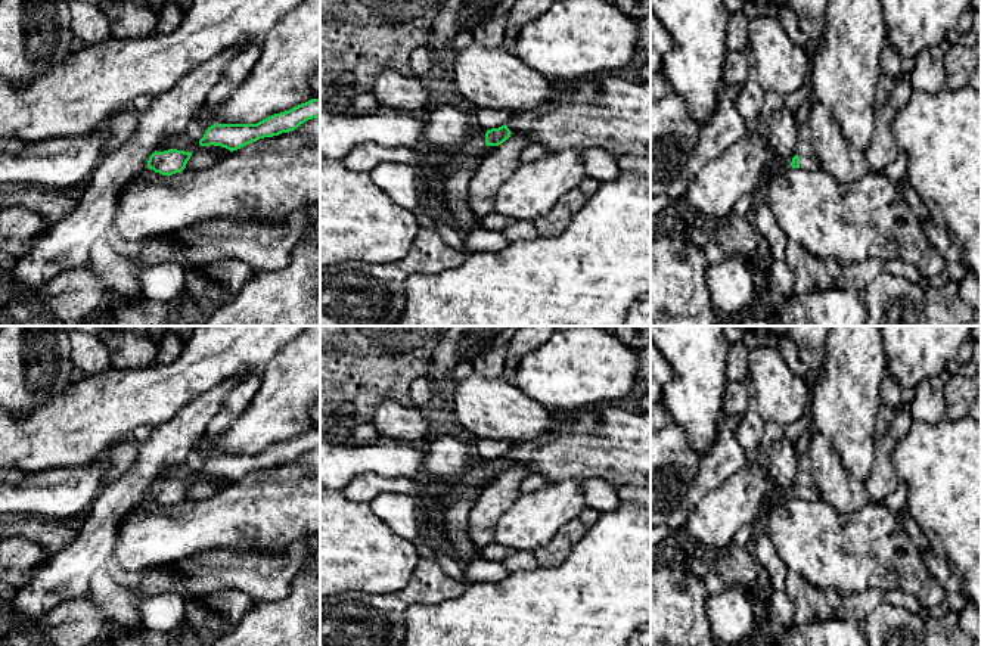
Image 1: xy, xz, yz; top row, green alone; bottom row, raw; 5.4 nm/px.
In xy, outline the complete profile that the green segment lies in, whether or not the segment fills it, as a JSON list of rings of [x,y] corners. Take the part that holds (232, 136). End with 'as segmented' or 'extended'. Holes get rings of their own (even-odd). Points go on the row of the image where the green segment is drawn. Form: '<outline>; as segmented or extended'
[[[311,99],[257,124],[214,124],[208,127],[199,145],[221,146],[233,152],[260,139],[294,131],[313,118],[320,118],[320,99]]]; as segmented

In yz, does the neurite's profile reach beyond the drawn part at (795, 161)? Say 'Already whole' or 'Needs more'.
Needs more

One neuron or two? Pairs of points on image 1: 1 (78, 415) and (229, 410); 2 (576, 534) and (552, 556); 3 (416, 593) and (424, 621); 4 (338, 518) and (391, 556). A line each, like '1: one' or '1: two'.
1: two
2: one
3: two
4: one

